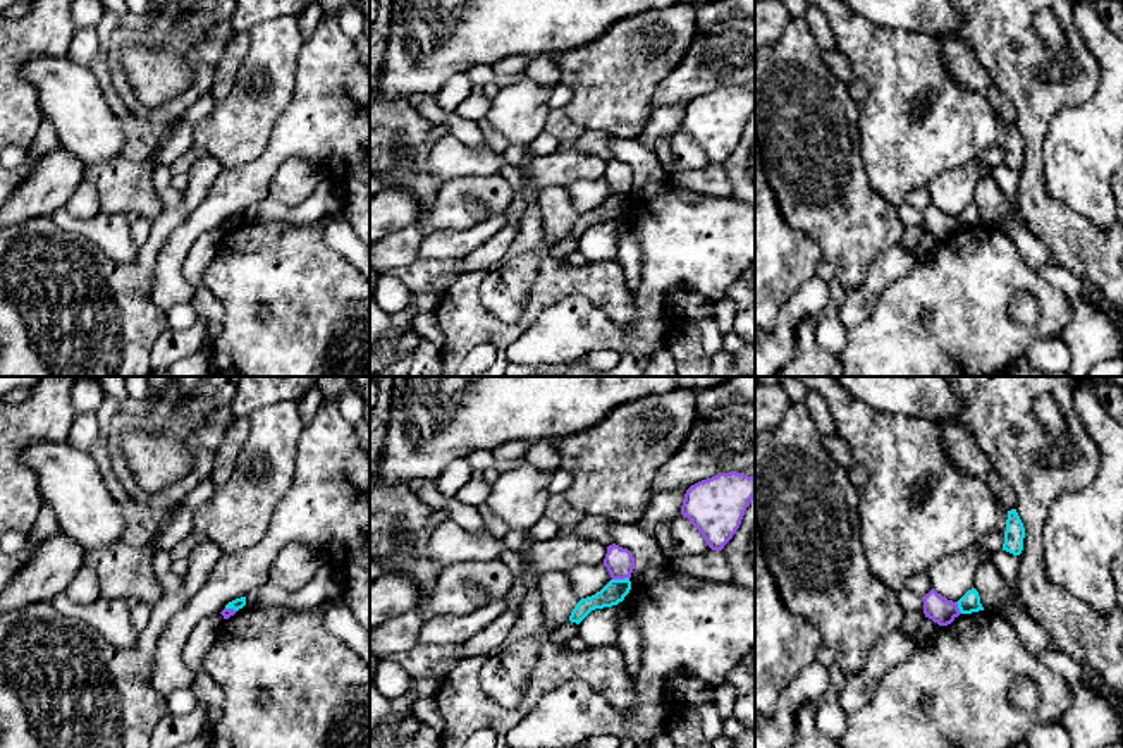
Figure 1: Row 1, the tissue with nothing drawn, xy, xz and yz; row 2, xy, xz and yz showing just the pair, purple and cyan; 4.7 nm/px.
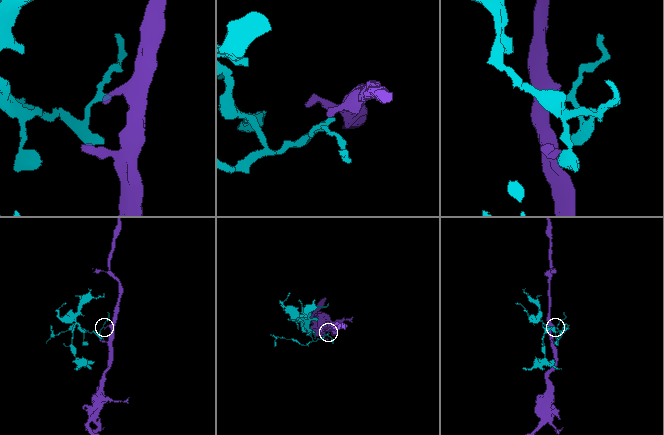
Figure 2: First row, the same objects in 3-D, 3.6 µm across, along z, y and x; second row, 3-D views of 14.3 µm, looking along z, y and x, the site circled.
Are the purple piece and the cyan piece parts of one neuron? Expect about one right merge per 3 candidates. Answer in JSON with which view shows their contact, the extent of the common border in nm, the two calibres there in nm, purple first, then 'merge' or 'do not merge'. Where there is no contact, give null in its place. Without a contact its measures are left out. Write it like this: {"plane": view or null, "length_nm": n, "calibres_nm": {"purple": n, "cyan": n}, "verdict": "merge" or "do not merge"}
{"plane": "xz", "length_nm": 80, "calibres_nm": {"purple": 140, "cyan": 110}, "verdict": "do not merge"}

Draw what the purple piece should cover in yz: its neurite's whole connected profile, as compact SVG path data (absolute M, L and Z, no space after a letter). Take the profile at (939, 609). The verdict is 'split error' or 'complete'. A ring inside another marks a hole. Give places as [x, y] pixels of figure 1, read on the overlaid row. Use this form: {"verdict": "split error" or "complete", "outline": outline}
{"verdict": "complete", "outline": "M934 588L922 598L925 617L932 619L939 626L951 624L961 614L956 602L948 600Z"}

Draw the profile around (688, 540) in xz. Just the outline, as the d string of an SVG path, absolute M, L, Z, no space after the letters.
M679 514L674 523L674 542L672 566L683 557L700 555L710 550L702 533L683 514Z

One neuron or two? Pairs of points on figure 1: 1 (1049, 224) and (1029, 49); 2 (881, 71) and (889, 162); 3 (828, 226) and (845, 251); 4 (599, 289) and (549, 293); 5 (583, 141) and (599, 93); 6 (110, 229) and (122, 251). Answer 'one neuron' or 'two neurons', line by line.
1: one neuron
2: one neuron
3: one neuron
4: one neuron
5: two neurons
6: one neuron

